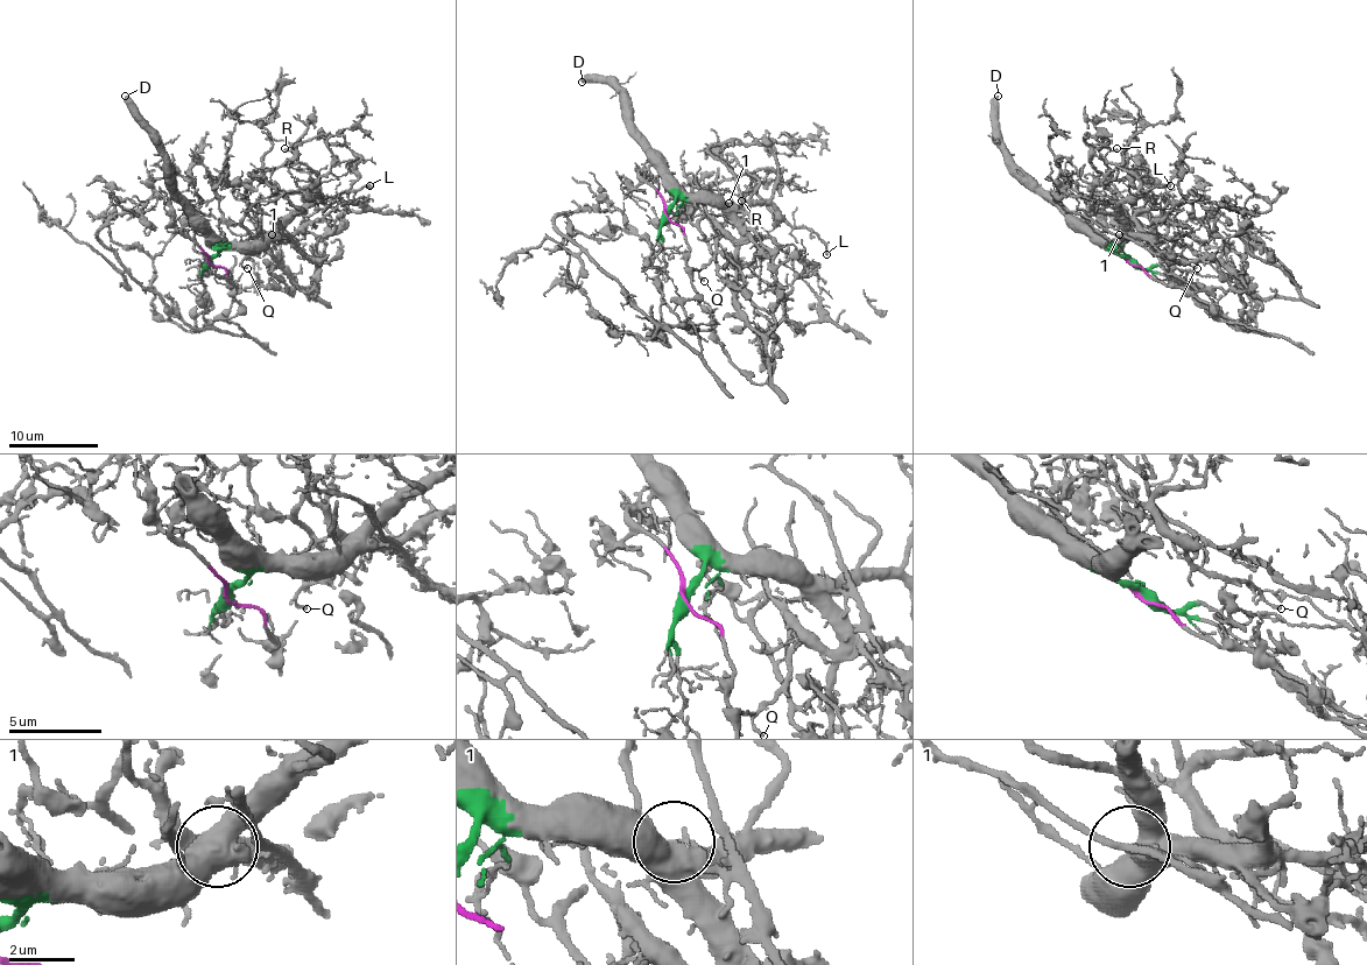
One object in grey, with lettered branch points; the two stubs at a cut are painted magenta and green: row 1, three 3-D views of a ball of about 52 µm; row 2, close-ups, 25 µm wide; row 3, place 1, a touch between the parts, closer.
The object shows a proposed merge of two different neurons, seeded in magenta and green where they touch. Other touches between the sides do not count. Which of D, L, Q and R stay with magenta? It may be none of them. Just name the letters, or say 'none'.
none

